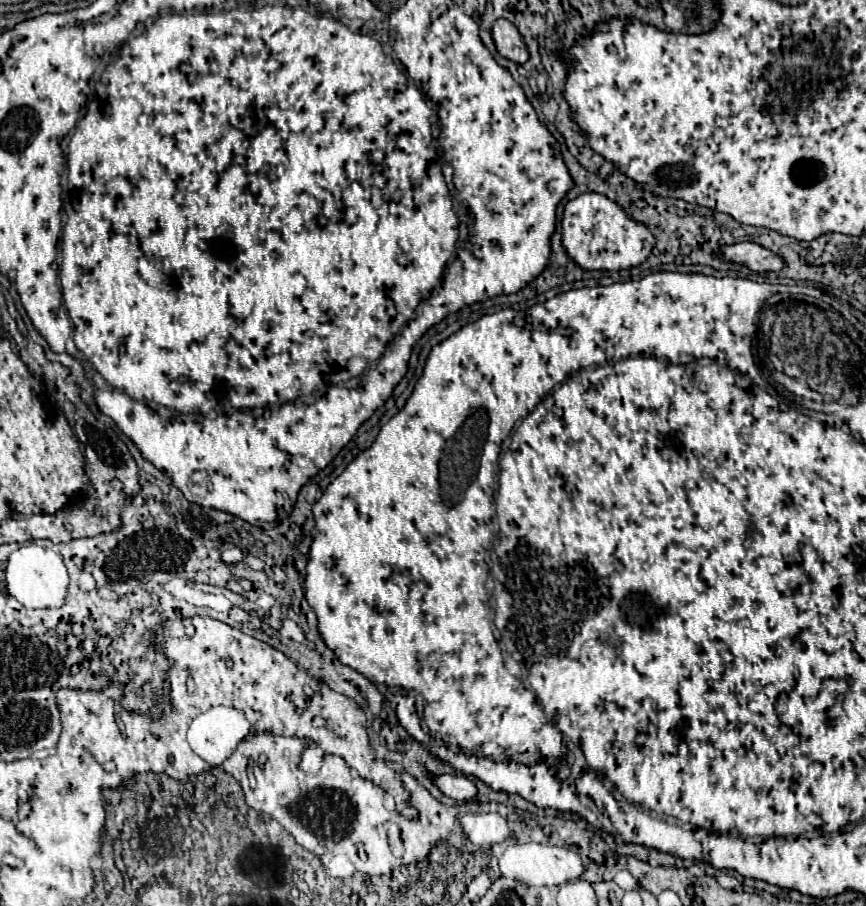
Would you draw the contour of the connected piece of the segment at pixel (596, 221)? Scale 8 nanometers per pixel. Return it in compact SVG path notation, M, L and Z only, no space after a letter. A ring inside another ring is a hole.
M580 194L564 206L562 246L584 270L626 270L642 264L654 248L654 236L644 224L632 222L626 212L602 194Z

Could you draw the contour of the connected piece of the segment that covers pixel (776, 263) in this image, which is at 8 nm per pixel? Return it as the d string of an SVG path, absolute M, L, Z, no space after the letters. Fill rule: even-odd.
M738 242L730 246L722 246L718 256L724 262L736 262L744 264L746 268L754 272L768 272L768 270L782 270L784 262L778 258L774 252L762 248L760 244L754 242Z

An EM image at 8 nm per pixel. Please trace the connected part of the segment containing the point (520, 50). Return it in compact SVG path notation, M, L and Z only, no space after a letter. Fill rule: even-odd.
M498 18L492 26L492 40L496 44L496 50L516 62L516 64L524 64L528 60L528 50L522 42L520 32L516 30L516 26L512 22L508 22L506 18Z

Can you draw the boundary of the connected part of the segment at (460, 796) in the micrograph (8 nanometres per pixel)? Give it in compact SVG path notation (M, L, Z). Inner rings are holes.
M448 774L444 778L444 784L442 784L442 792L444 796L456 800L456 802L466 802L470 798L474 798L476 794L476 786L472 780L468 780L466 776L454 776L454 774Z

